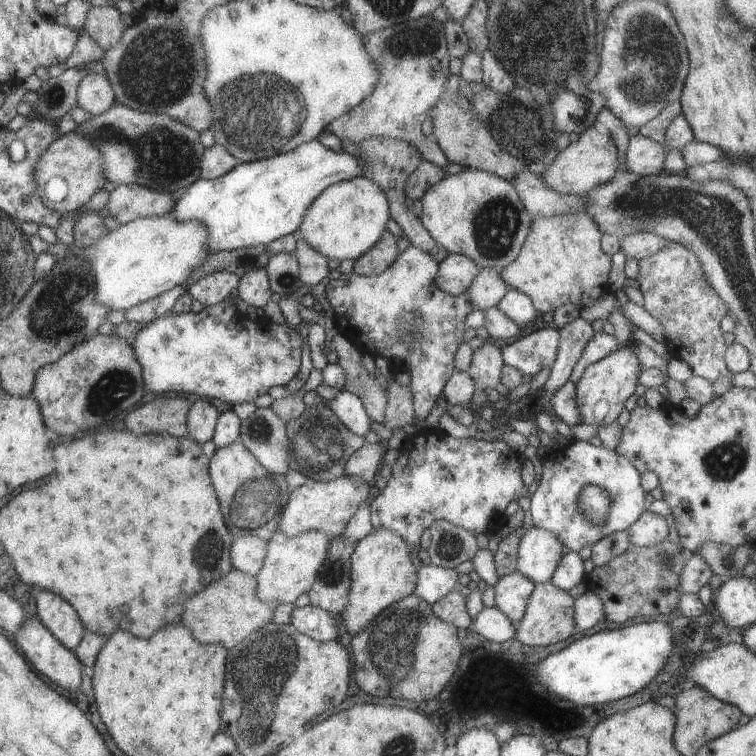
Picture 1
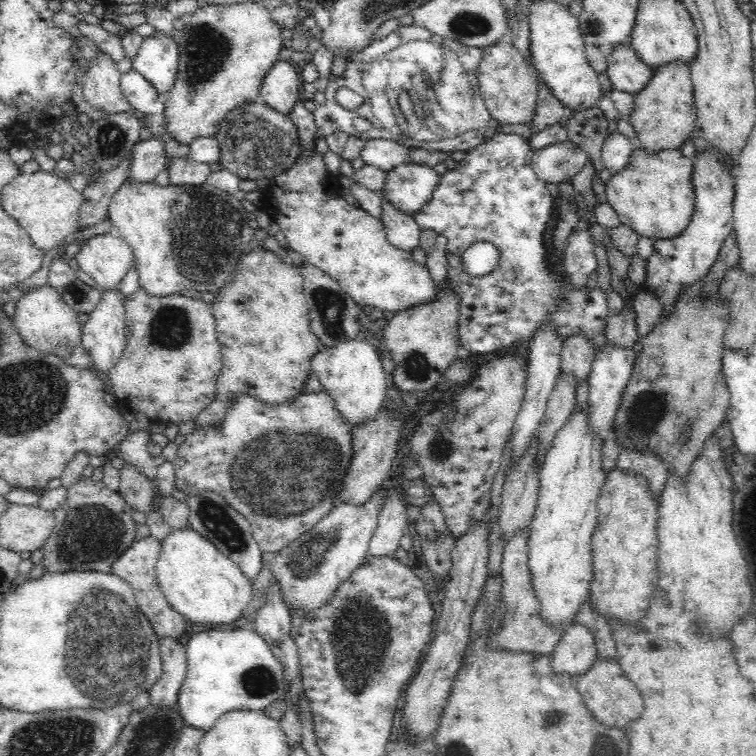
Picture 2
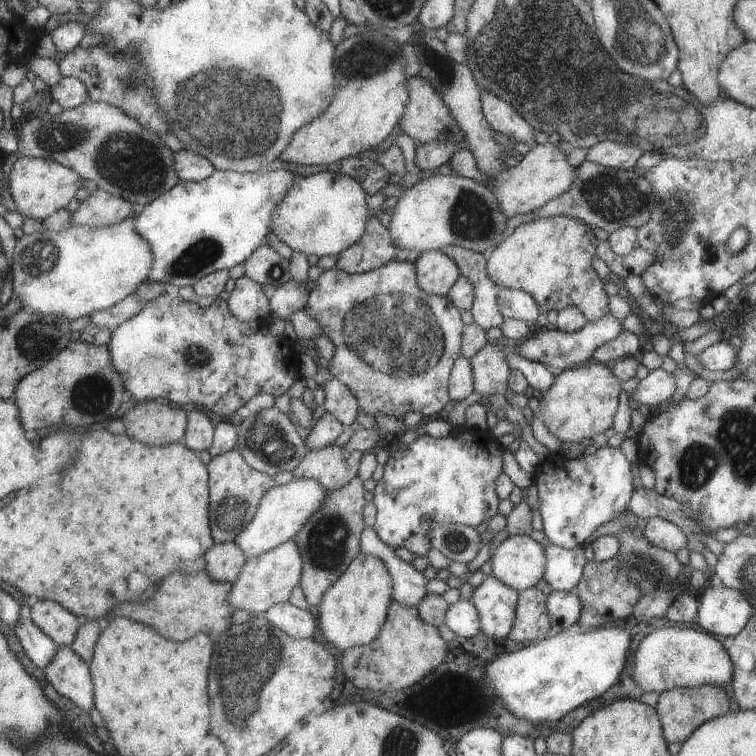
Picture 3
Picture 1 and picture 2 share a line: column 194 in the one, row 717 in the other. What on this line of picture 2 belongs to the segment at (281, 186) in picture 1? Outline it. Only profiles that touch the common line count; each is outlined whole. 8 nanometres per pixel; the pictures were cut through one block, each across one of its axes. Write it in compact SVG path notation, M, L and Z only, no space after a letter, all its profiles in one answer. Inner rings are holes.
M248 628L208 630L185 640L186 678L177 698L177 710L187 727L208 732L228 712L262 711L282 697L282 665L266 641Z

